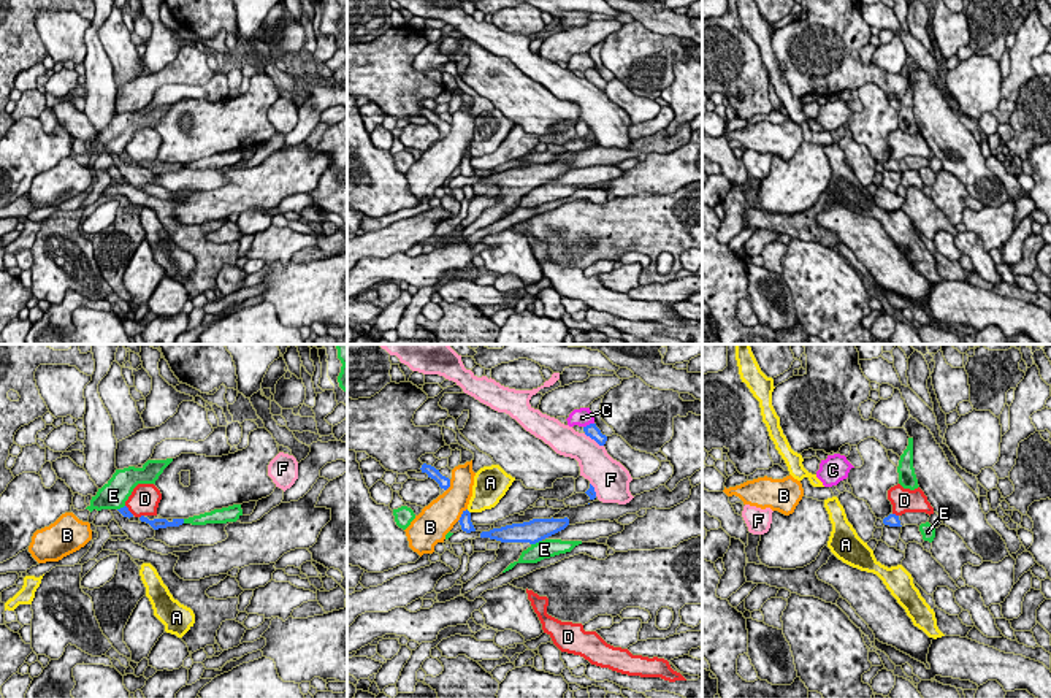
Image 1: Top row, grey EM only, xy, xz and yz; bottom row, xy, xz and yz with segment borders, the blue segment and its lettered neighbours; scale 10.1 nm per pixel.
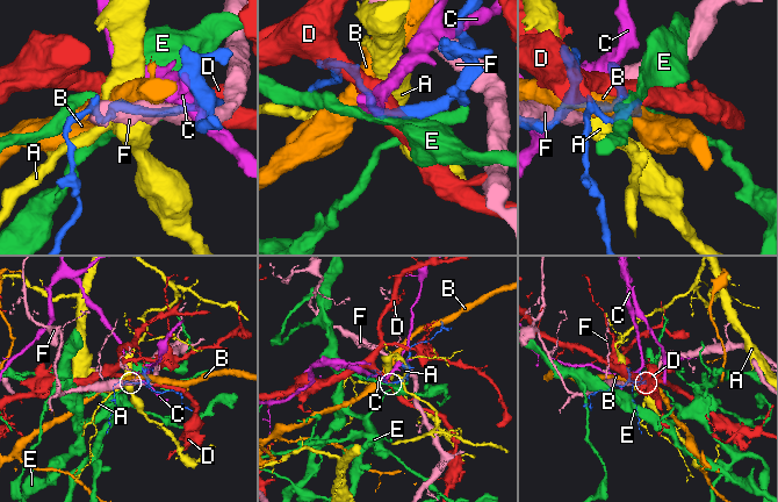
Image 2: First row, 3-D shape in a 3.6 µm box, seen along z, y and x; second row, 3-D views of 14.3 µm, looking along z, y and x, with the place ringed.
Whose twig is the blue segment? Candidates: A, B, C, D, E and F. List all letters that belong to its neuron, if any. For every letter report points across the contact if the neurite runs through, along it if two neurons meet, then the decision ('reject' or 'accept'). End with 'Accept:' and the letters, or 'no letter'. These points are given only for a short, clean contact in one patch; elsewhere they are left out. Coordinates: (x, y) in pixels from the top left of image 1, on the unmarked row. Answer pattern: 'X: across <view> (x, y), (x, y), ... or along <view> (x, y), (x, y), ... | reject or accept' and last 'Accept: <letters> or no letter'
A: along xz (466, 154), (470, 157) | reject
B: reject
C: reject
D: along yz (893, 157), (898, 161) | reject
E: reject
F: reject
Accept: no letter

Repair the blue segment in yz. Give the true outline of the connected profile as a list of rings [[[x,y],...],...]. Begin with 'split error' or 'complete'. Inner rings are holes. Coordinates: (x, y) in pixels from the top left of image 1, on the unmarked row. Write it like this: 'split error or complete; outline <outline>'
split error; outline [[[905,157],[900,162],[896,159],[889,159],[888,162],[883,163],[885,170],[889,171],[904,171],[904,170],[921,170],[929,167],[929,159],[926,157]]]

